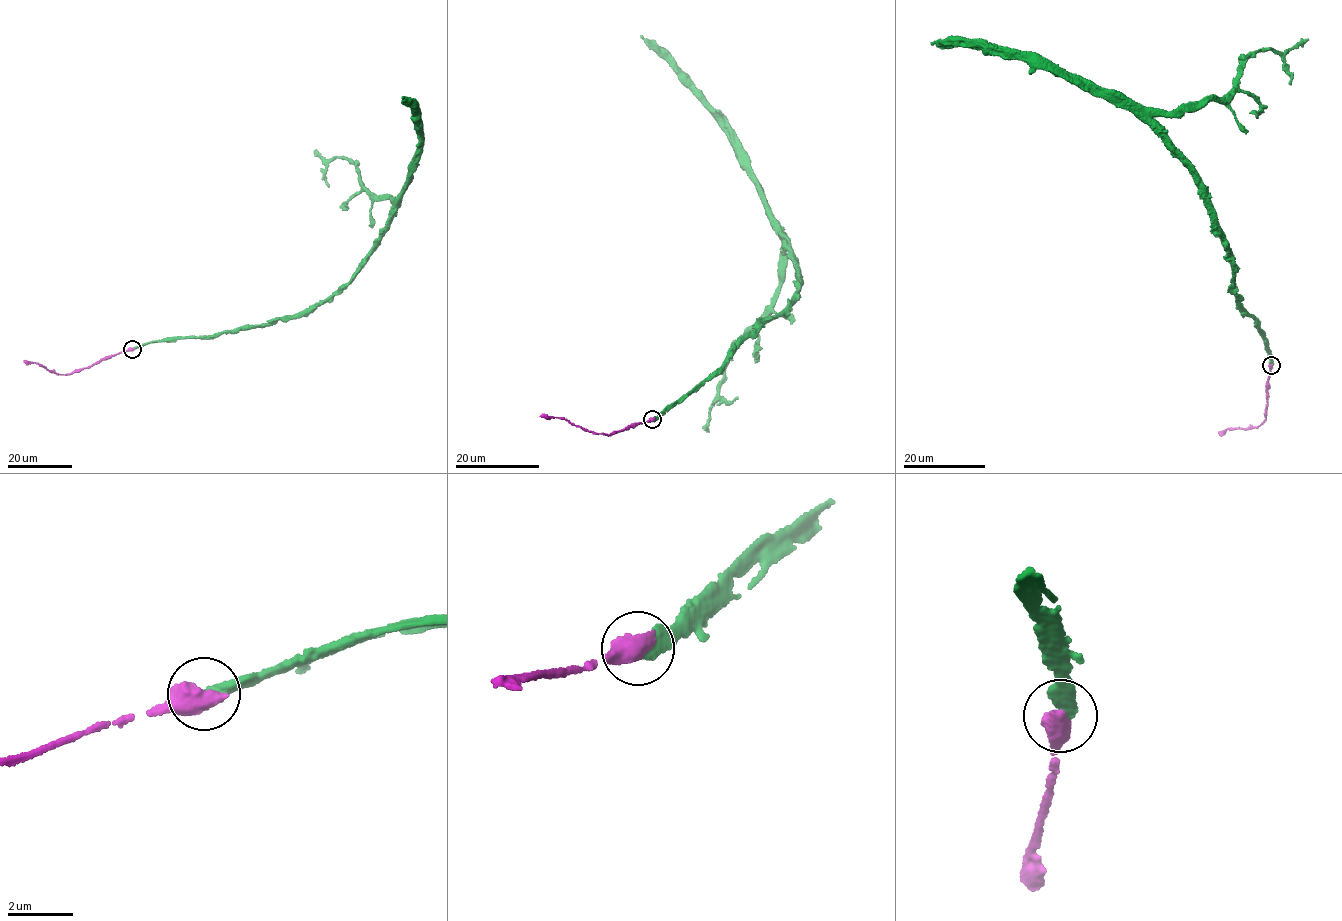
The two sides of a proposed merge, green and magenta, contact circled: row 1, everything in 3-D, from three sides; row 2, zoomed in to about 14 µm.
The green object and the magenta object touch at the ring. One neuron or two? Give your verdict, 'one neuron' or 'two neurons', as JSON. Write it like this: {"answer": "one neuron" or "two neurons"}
{"answer": "two neurons"}

